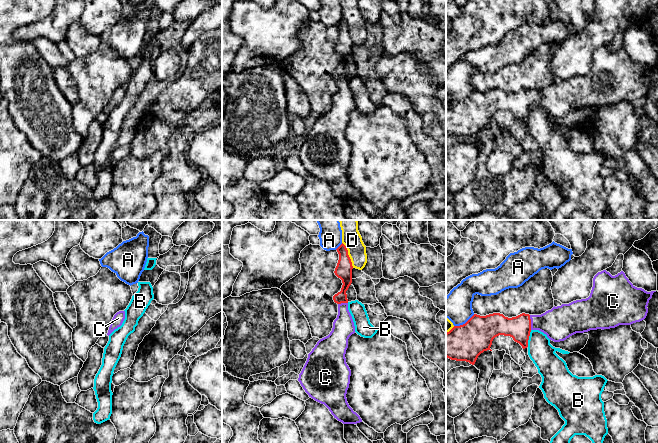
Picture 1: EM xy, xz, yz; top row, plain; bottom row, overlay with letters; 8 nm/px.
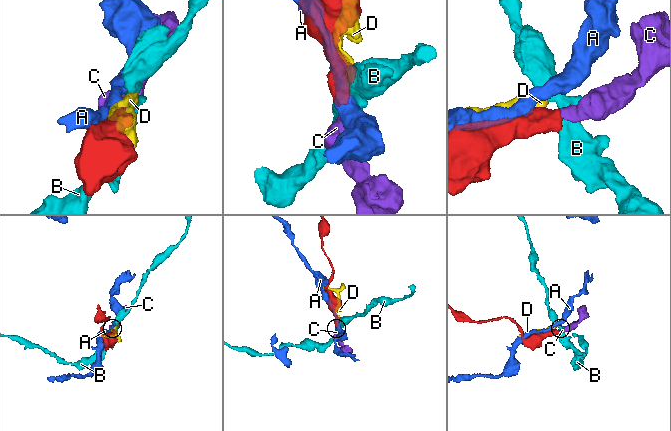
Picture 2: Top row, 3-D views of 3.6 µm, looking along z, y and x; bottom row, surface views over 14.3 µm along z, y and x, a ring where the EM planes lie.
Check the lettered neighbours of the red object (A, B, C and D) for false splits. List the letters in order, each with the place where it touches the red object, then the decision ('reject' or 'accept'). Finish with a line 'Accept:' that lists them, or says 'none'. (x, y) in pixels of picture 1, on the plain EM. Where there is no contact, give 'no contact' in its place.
A: yz (465, 99) | reject
B: yz (528, 114) | reject
C: yz (530, 98) | accept
D: xz (348, 31) | reject
Accept: C

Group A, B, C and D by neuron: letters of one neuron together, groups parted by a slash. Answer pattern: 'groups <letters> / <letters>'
groups A / B / C / D

